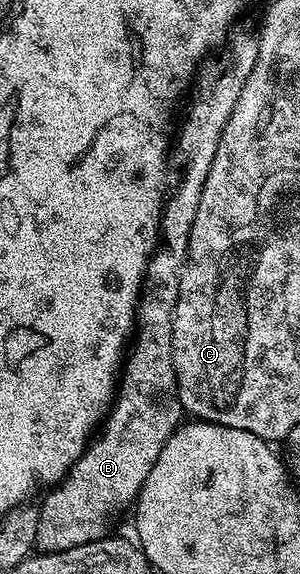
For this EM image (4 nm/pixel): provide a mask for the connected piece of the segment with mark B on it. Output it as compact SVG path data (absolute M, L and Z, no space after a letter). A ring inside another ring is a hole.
M254 32L243 33L235 41L235 50L231 53L231 58L228 59L224 65L208 64L206 68L198 74L197 89L199 85L199 94L195 97L195 102L191 105L191 110L187 113L187 119L183 123L183 134L178 134L177 149L179 145L179 157L183 160L183 178L179 181L179 186L170 190L169 196L164 204L163 212L161 214L161 240L158 242L157 248L151 254L151 261L147 264L147 275L143 278L143 292L139 298L139 307L137 310L137 328L133 334L133 344L130 346L129 352L125 357L125 364L121 369L121 380L117 385L117 392L111 407L111 412L107 414L105 420L102 422L101 428L98 430L97 436L92 440L91 444L87 446L87 450L82 453L77 459L77 463L73 463L71 470L67 472L67 476L50 490L51 493L44 499L43 505L38 506L39 522L37 523L37 537L35 544L42 552L45 553L60 553L66 549L72 549L78 545L84 545L90 541L99 541L102 537L108 536L109 529L107 524L111 521L111 516L114 513L119 513L123 508L134 506L141 487L145 483L145 479L149 479L149 471L153 471L153 463L157 463L157 455L161 455L161 447L165 447L165 443L174 434L175 430L179 428L181 422L185 417L185 410L183 404L179 401L179 388L177 387L177 375L173 367L173 319L175 318L175 308L177 307L177 295L181 291L181 275L183 274L183 266L187 263L187 248L189 247L189 235L193 227L193 219L197 215L197 203L201 203L201 191L205 187L205 179L209 175L209 167L213 163L213 155L217 155L217 143L221 139L221 135L225 131L225 123L229 123L229 115L233 115L233 107L237 107L237 99L241 99L241 87L245 87L245 79L253 71L253 67L257 63L257 55L259 54L259 38Z

